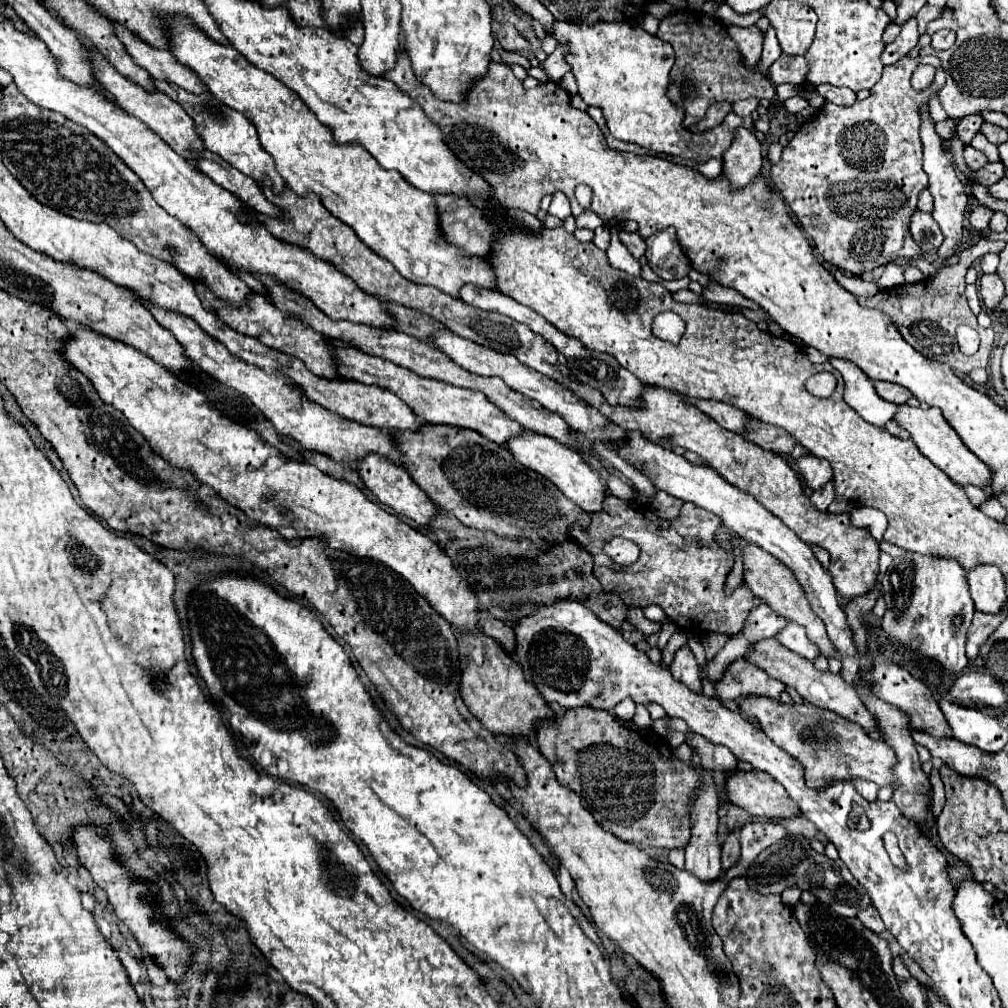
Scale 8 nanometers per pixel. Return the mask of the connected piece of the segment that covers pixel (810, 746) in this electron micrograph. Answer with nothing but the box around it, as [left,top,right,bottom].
[741,698,897,790]

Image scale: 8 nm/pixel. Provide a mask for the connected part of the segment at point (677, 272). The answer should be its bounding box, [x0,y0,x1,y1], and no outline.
[645,228,691,280]

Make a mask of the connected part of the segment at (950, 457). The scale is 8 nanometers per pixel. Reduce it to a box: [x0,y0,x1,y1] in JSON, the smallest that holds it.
[895,404,991,488]

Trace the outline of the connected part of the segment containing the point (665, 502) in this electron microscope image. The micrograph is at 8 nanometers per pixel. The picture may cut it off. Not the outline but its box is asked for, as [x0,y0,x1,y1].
[651,490,683,520]

